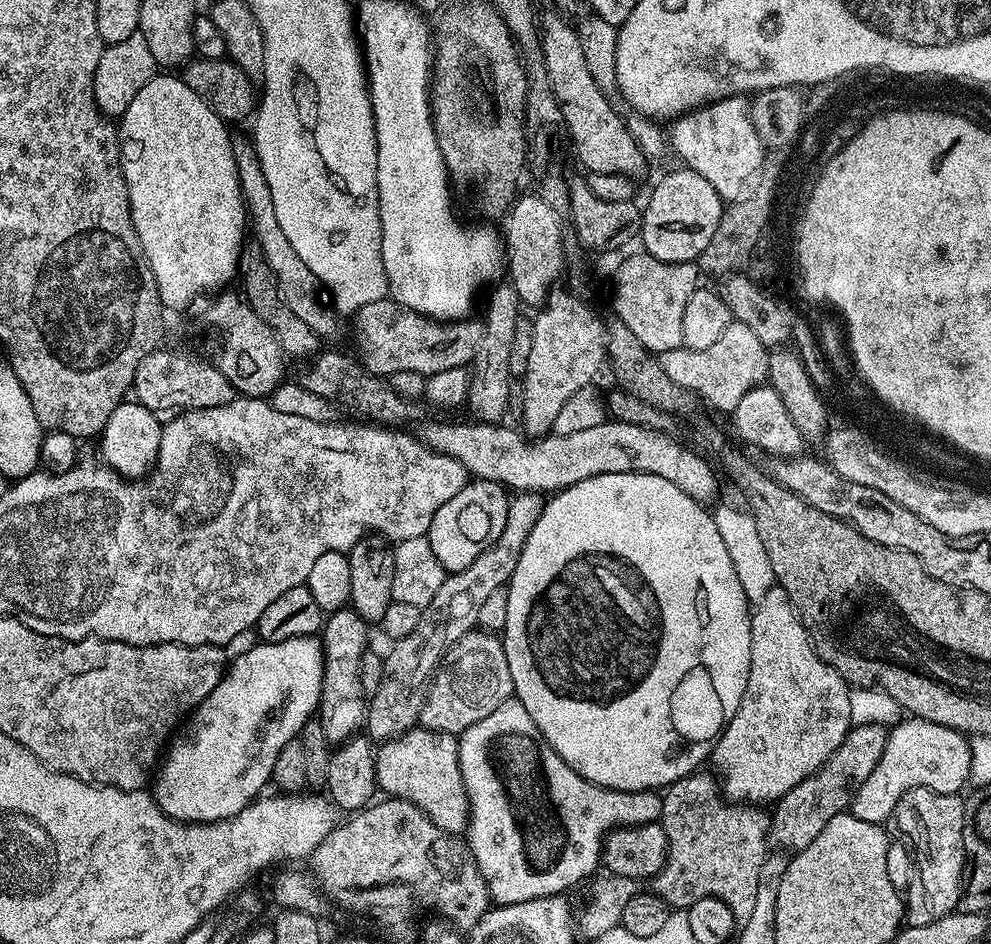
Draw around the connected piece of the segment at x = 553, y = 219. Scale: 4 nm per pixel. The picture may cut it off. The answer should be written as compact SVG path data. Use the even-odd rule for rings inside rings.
M537 194L521 195L512 204L503 221L502 240L506 245L506 276L512 289L518 294L521 305L543 305L556 274L566 258L564 236L566 233L562 217L551 209L550 205ZM505 223L505 224L504 224ZM509 276L509 277L508 277Z

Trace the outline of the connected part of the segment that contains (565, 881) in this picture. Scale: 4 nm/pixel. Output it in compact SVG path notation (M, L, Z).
M518 699L502 702L482 722L474 722L474 726L459 733L458 739L458 762L468 795L466 843L486 882L488 895L497 905L567 893L567 888L579 880L587 881L597 871L595 868L601 867L604 837L609 830L655 824L662 814L664 797L659 791L610 790L582 778L545 742L534 726L534 718L526 714L526 706Z

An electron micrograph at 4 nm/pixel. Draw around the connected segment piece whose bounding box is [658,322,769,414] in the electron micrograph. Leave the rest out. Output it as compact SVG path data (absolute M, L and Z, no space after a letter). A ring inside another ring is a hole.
M734 322L714 342L714 346L706 346L706 350L690 350L683 346L674 350L659 353L658 359L673 382L678 382L693 397L705 400L712 408L724 414L730 414L742 402L743 395L754 390L768 378L769 349L758 342L758 334L750 330L750 326Z

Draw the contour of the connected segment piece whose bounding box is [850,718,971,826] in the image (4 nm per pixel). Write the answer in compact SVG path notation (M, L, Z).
M915 718L901 719L889 731L886 748L882 750L882 758L878 758L878 766L870 773L870 778L862 782L852 794L850 811L854 818L862 818L862 822L874 822L884 826L893 819L898 798L906 794L906 790L929 788L942 794L956 794L964 783L969 783L971 774L971 746L969 737L954 728L947 728L929 720Z

